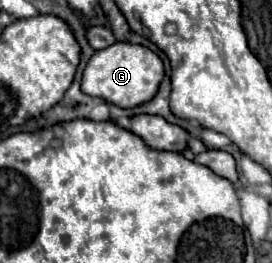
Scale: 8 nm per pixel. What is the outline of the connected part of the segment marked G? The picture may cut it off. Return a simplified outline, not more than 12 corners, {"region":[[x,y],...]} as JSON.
{"region":[[138,44],[94,52],[80,86],[120,108],[152,100],[164,64]]}

